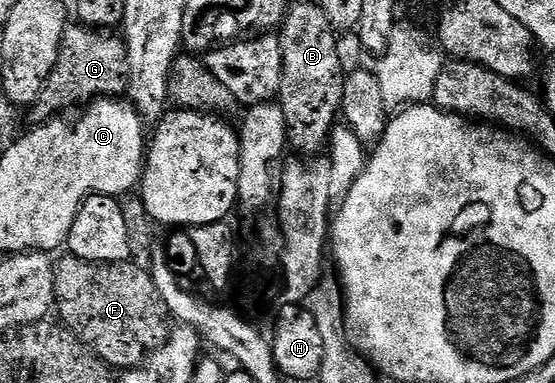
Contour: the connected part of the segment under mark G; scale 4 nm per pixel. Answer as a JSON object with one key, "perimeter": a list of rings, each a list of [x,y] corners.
{"perimeter":[[[93,27],[71,28],[67,34],[66,52],[59,58],[59,64],[50,75],[45,92],[33,106],[32,112],[45,123],[69,105],[81,106],[95,99],[118,99],[129,90],[135,80],[129,62],[127,42],[113,37],[110,31],[99,31]]]}

